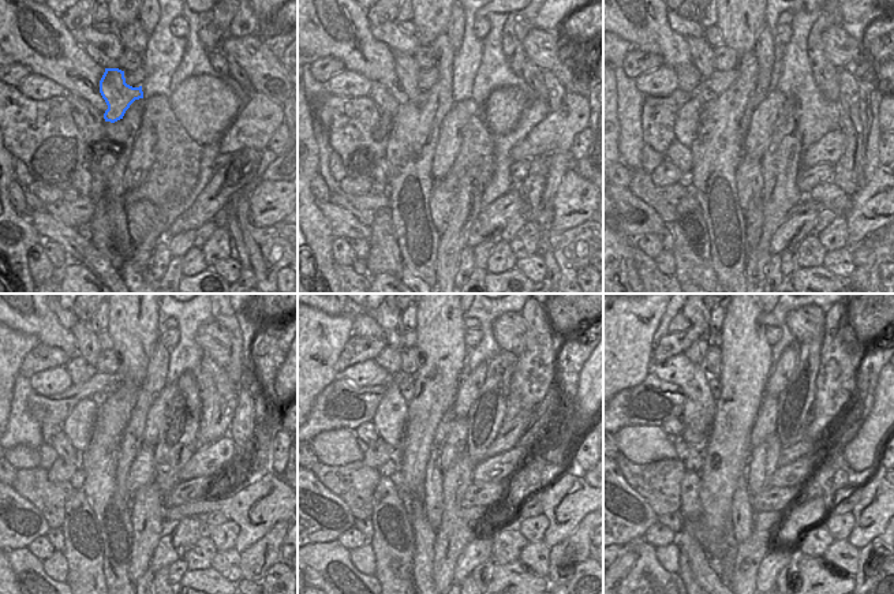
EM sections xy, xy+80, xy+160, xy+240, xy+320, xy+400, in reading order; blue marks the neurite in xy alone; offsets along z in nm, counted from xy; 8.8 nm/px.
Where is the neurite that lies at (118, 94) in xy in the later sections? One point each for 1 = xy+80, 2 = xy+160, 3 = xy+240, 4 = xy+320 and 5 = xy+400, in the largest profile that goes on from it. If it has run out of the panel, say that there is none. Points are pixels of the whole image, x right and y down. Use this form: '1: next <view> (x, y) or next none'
1: next xy+80 (406, 67)
2: next xy+160 (702, 52)
3: next xy+240 (88, 347)
4: next xy+320 (391, 321)
5: next xy+400 (702, 321)

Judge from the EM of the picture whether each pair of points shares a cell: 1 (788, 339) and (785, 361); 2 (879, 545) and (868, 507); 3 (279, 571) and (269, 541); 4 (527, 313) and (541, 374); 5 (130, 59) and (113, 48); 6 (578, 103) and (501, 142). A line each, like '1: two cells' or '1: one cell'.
1: two cells
2: two cells
3: two cells
4: one cell
5: two cells
6: two cells

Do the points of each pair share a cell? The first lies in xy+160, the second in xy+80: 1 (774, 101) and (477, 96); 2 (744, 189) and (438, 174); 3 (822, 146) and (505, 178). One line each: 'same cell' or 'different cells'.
1: different cells
2: different cells
3: different cells

